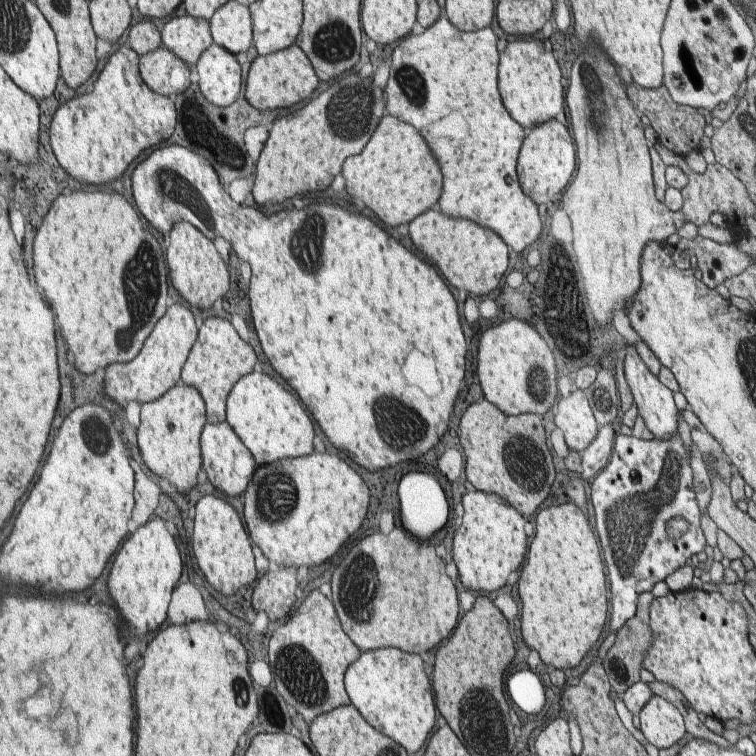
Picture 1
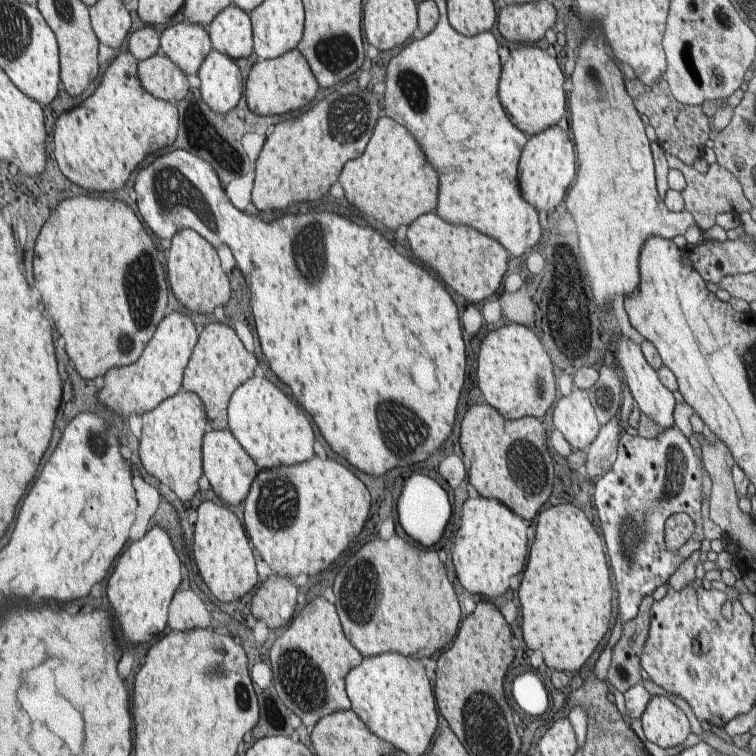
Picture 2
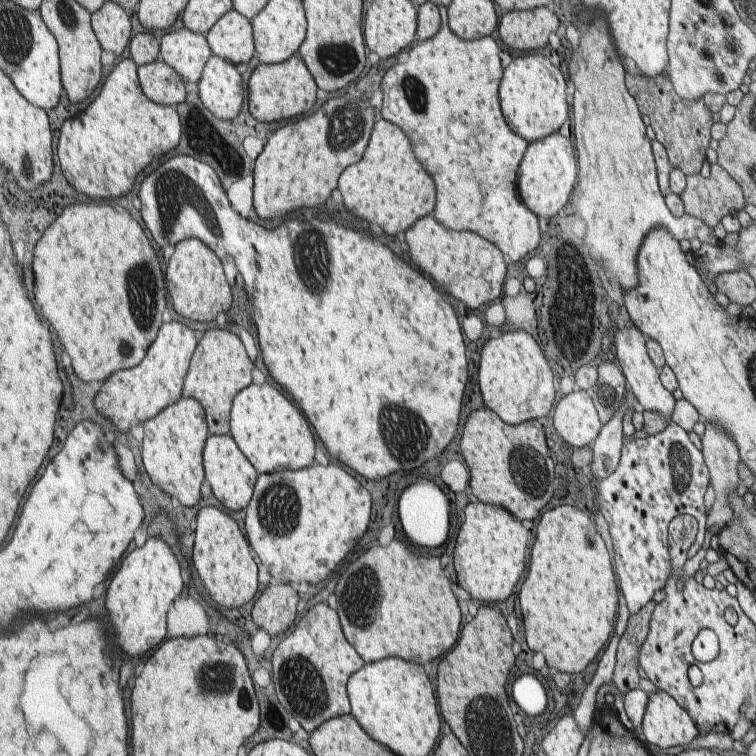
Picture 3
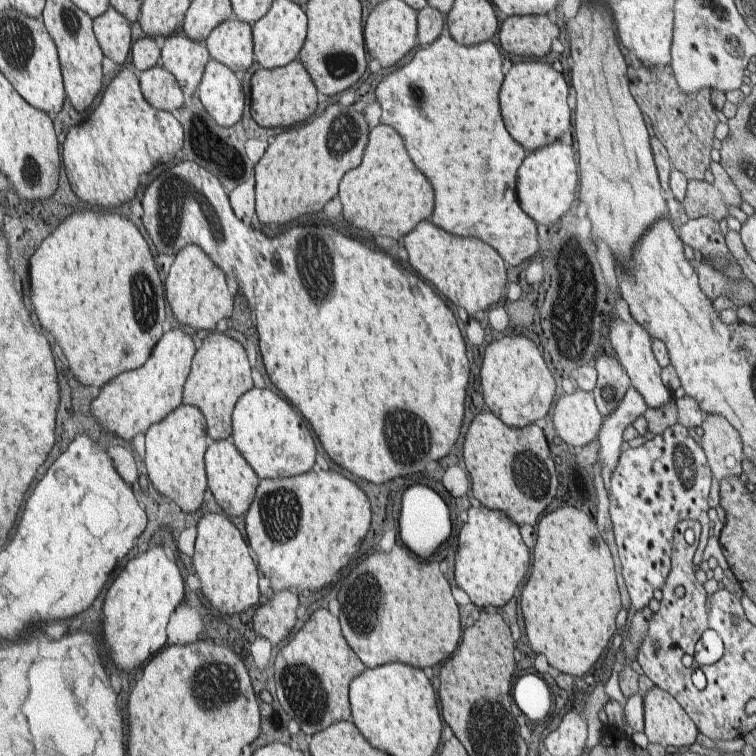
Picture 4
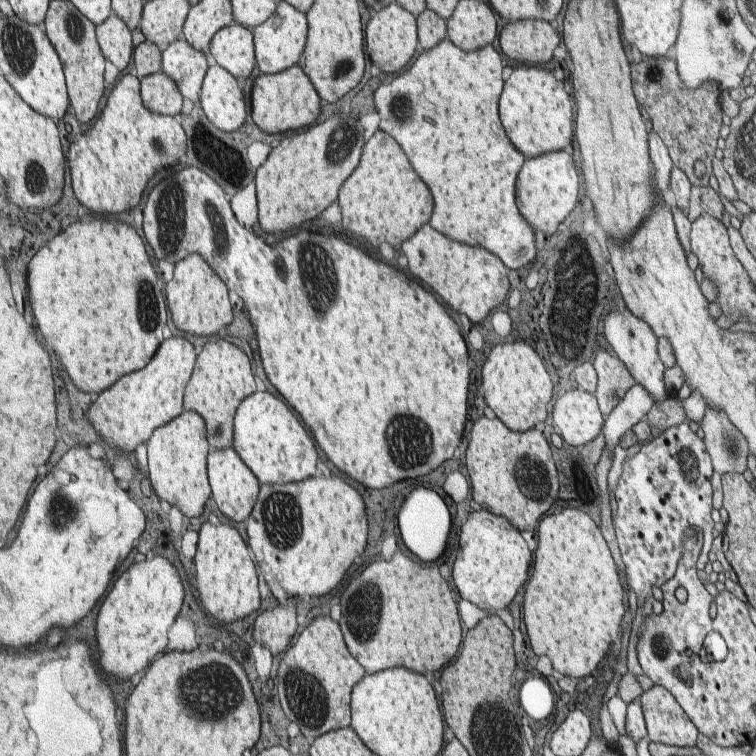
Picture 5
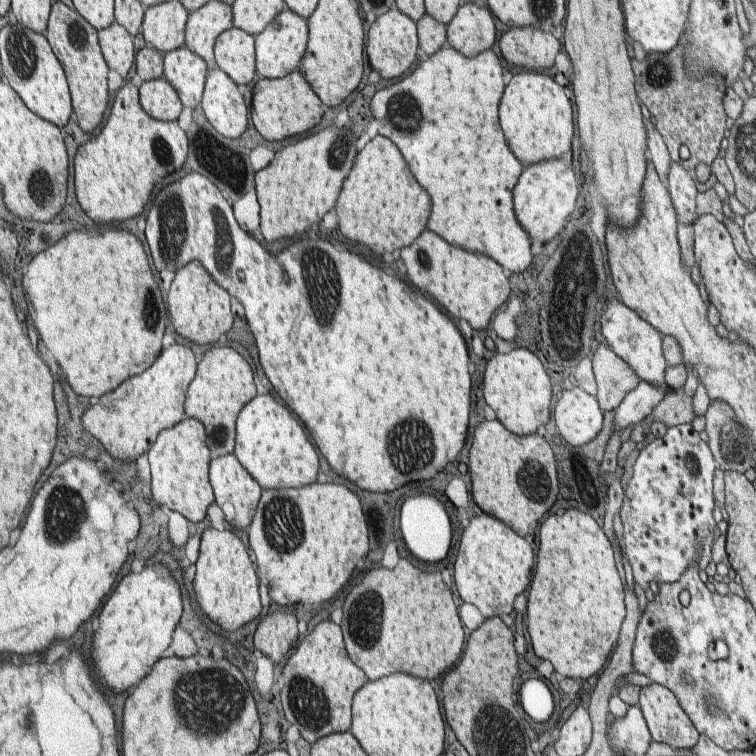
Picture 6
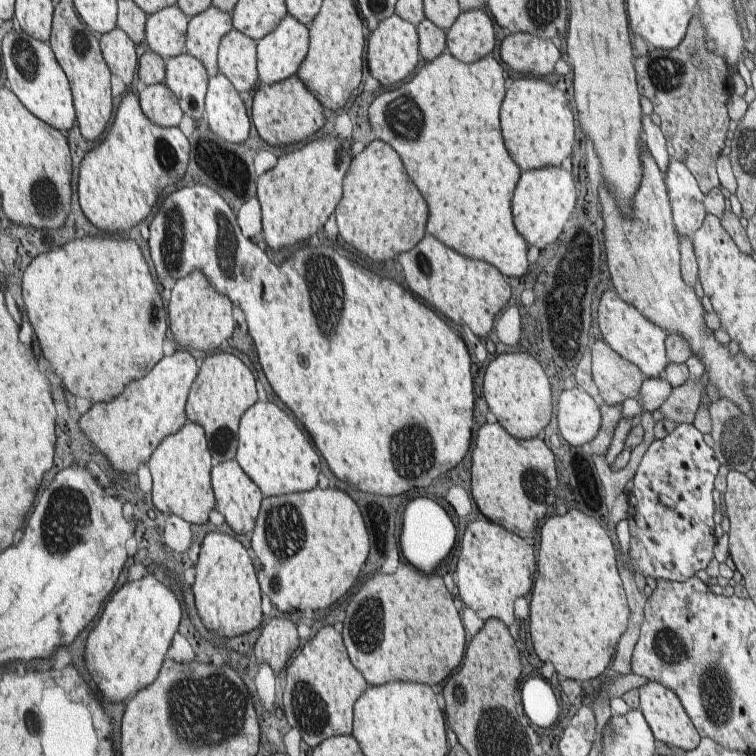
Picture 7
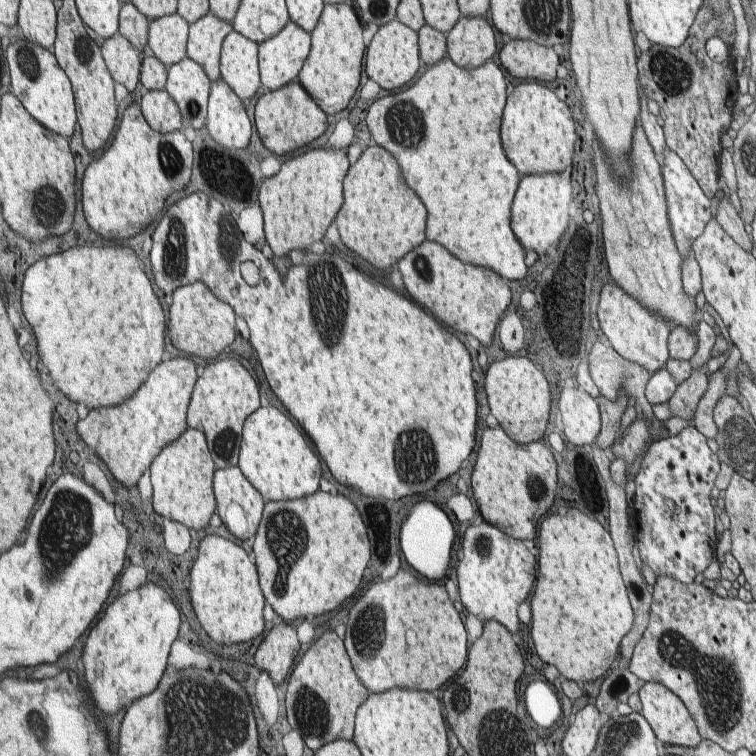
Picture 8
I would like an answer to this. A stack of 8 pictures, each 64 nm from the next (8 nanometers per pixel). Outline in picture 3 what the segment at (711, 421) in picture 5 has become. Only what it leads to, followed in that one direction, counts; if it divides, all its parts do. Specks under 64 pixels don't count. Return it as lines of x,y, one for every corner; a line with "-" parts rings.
705,422
705,433
701,437
703,457
709,468
711,483
714,486
716,499
711,508
710,516
707,516
707,526
718,524
721,528
729,523
733,517
733,510
730,508
727,494
736,490
739,482
739,470
737,466
740,464
740,458
736,455
736,444
733,440
734,434
727,431
722,425

